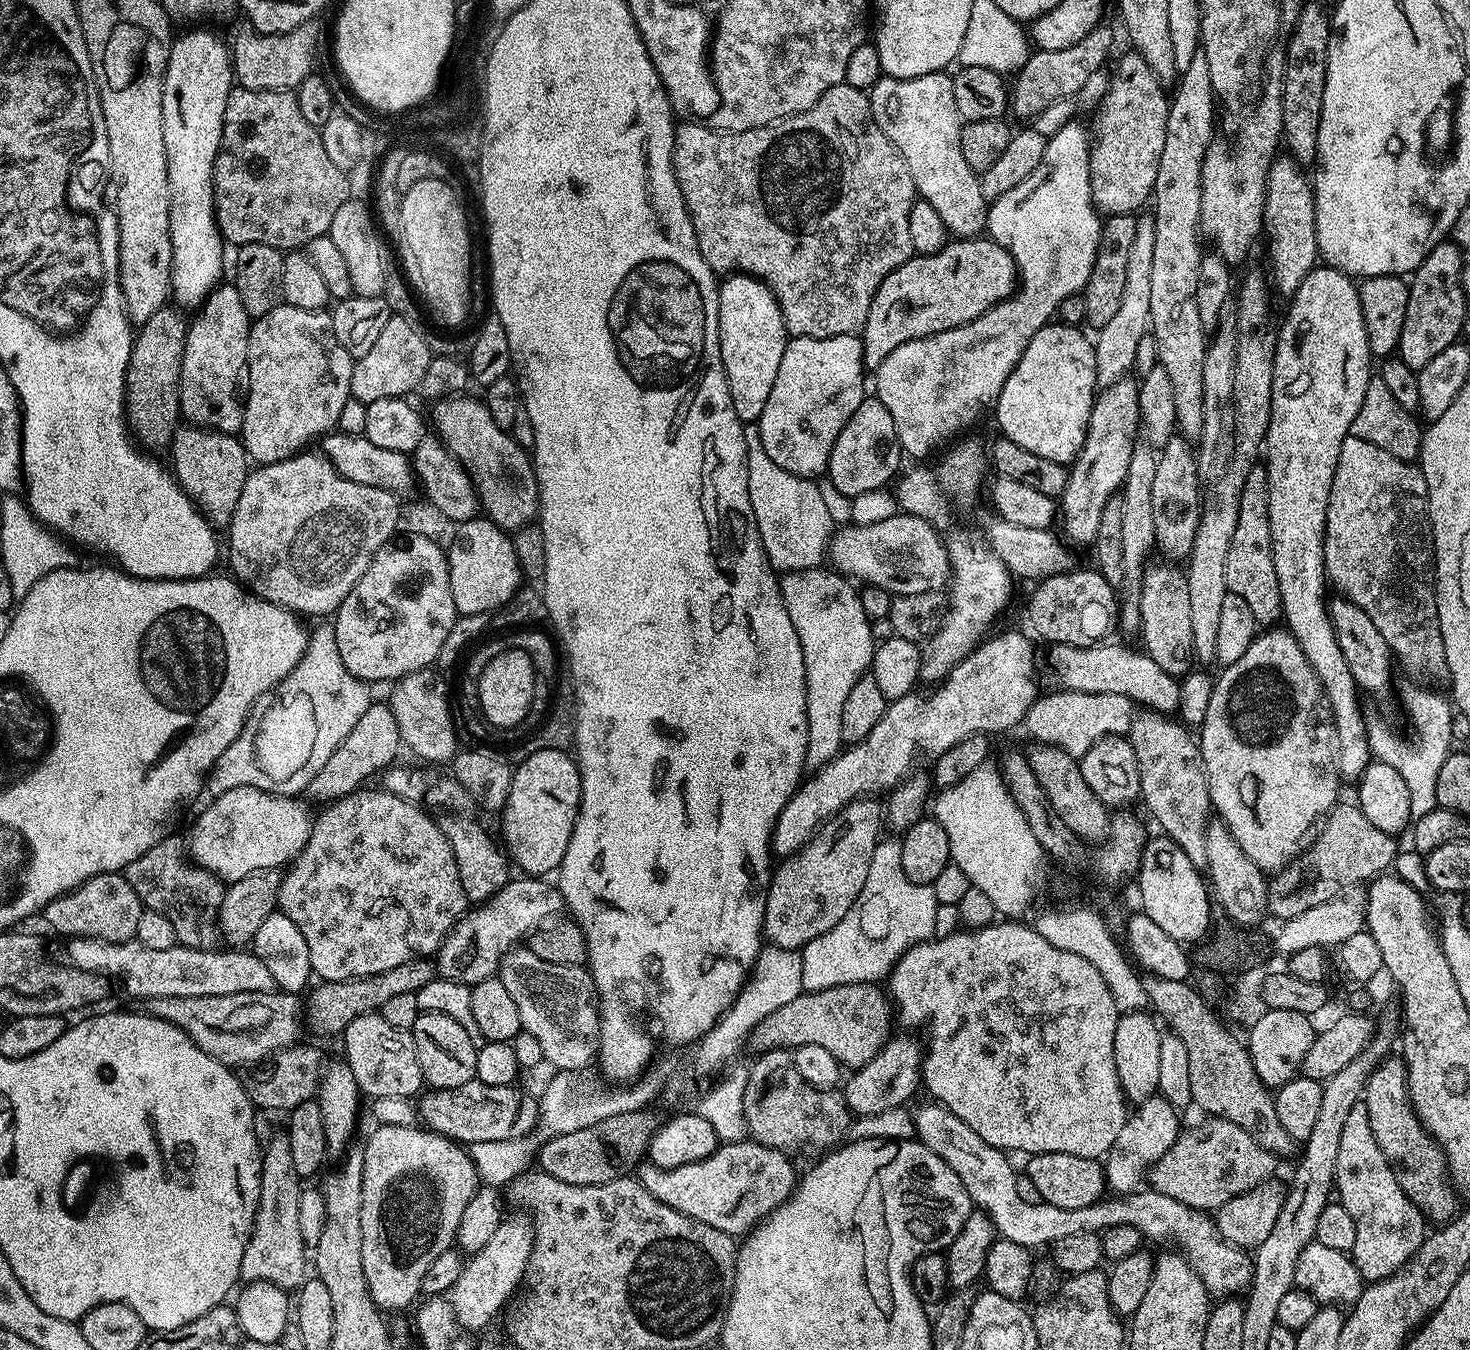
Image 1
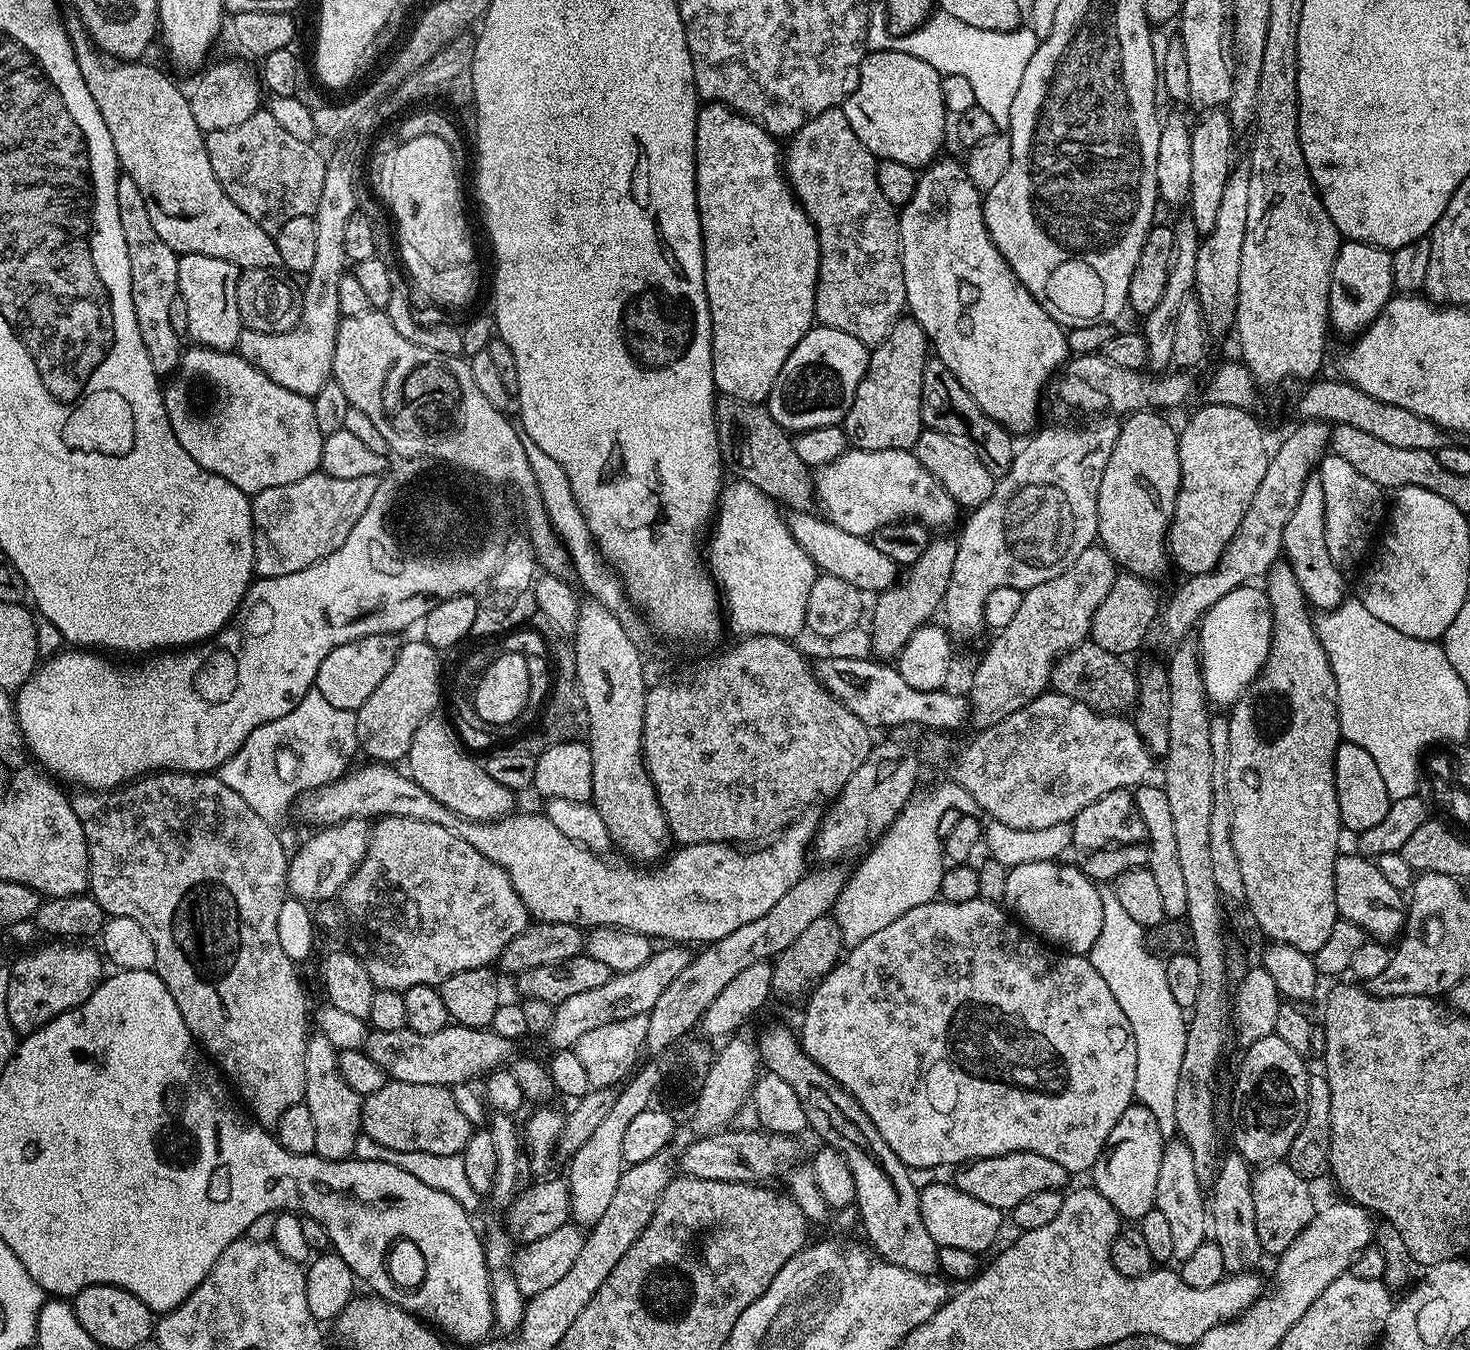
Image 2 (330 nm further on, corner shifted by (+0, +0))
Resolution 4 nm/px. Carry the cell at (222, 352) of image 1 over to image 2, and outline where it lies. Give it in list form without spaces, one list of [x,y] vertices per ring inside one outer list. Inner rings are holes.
[[[183,253],[178,262],[179,295],[186,302],[187,335],[193,336],[202,348],[212,348],[216,352],[232,352],[240,343],[242,325],[238,314],[236,297],[235,264],[222,258],[210,258],[206,254]]]

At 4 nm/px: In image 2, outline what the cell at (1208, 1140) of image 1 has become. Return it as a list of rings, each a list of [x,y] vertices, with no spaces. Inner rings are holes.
[[[1264,1162],[1255,1169],[1251,1182],[1258,1242],[1264,1247],[1265,1253],[1285,1252],[1290,1242],[1294,1242],[1294,1238],[1298,1238],[1298,1234],[1306,1230],[1308,1223],[1317,1214],[1318,1204],[1312,1201],[1309,1181],[1294,1174],[1294,1170],[1286,1162]]]

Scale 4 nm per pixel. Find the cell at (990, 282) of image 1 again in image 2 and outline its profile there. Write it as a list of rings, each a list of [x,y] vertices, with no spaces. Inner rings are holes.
[[[897,319],[888,335],[871,349],[868,368],[858,382],[850,410],[844,415],[842,427],[855,447],[911,449],[921,434],[922,374],[930,359],[930,341],[916,319],[904,319]]]

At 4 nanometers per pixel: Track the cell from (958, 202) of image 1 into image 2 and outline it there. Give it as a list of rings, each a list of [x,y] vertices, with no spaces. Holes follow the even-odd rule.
[[[872,50],[865,55],[860,64],[860,77],[854,91],[848,95],[842,107],[854,134],[880,160],[902,162],[902,166],[910,166],[923,170],[941,155],[940,147],[944,144],[944,131],[950,128],[950,113],[942,98],[940,85],[941,72],[934,70],[930,62],[916,58],[906,52],[891,50]]]

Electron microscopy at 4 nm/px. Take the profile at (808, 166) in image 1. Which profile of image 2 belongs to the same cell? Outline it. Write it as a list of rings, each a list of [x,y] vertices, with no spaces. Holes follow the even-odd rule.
[[[840,106],[808,120],[787,144],[788,157],[782,160],[786,183],[807,214],[808,221],[816,228],[816,241],[820,244],[815,319],[823,327],[842,330],[842,334],[851,334],[858,338],[858,342],[875,346],[888,335],[908,299],[900,257],[900,221],[897,209],[886,198],[886,194],[882,194],[882,186],[878,186],[877,157],[866,150],[866,146],[862,146]]]

